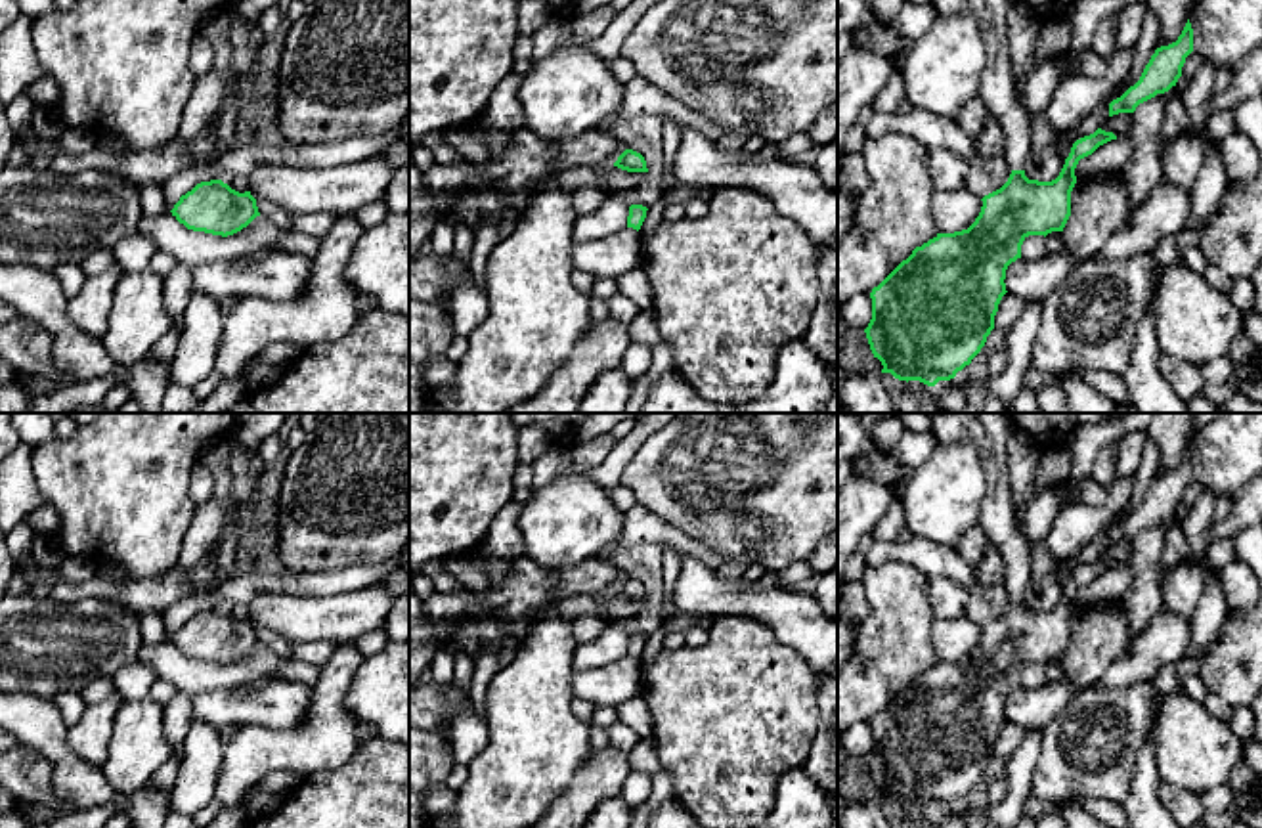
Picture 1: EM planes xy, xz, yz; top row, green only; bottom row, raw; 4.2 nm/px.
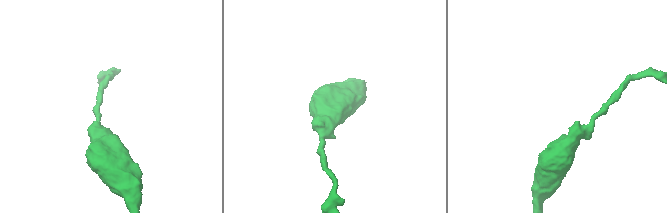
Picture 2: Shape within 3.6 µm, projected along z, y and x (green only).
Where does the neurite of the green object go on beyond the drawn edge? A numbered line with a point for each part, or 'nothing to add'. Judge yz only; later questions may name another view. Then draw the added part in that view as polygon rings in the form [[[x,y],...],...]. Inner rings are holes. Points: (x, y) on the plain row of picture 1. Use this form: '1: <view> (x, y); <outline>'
1: yz (987, 433); [[[924,413],[931,423],[935,442],[968,440],[981,455],[989,478],[979,526],[1000,549],[1006,562],[1004,587],[1012,599],[1023,599],[1031,585],[1031,549],[1015,526],[1010,490],[1006,440],[1012,419],[1008,413]]]

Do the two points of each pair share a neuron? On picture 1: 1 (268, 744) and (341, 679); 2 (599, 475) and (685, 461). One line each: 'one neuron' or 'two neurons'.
1: one neuron
2: two neurons

